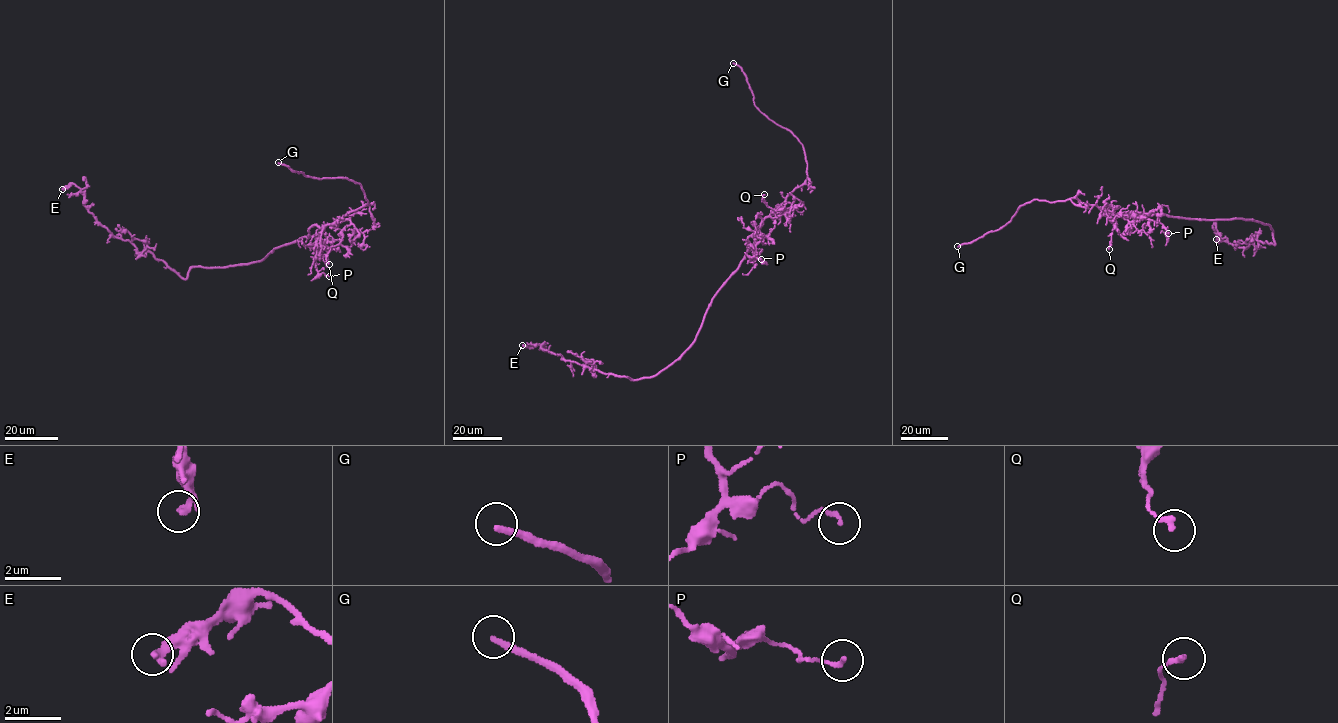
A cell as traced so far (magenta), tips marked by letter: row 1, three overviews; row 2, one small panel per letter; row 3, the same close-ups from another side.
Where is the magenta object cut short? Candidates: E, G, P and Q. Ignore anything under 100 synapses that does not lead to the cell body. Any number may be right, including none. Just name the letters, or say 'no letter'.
G

